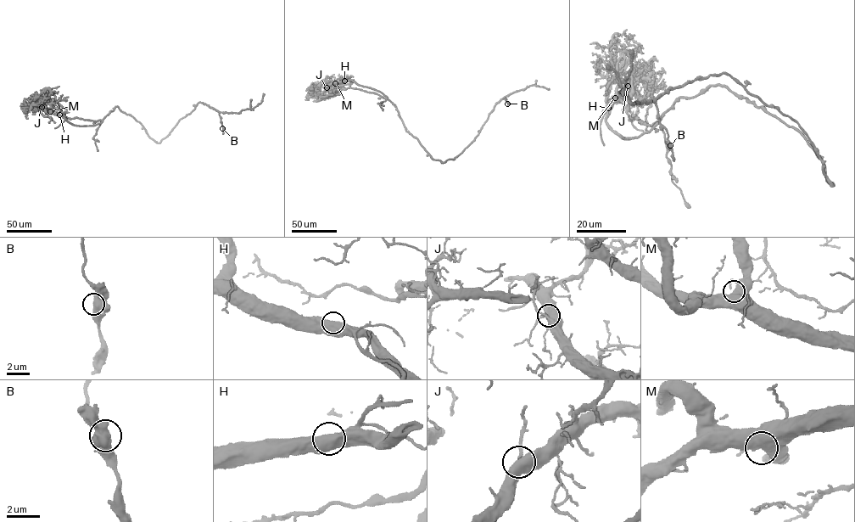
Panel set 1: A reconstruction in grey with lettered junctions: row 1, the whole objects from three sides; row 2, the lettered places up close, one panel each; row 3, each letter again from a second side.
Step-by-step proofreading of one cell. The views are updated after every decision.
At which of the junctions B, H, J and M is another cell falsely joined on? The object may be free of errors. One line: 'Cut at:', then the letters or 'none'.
Cut at: none

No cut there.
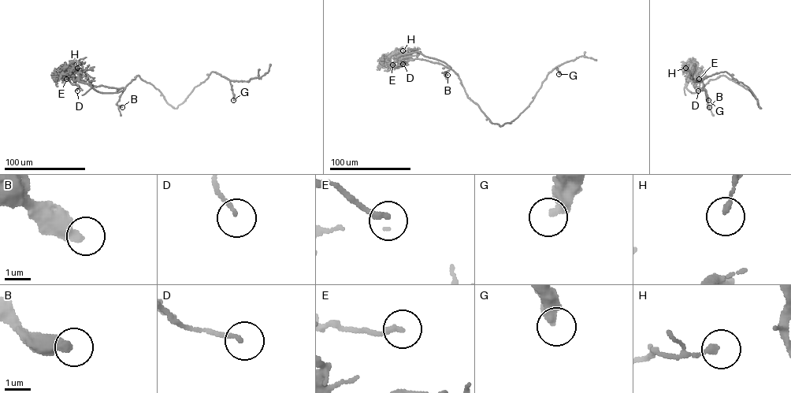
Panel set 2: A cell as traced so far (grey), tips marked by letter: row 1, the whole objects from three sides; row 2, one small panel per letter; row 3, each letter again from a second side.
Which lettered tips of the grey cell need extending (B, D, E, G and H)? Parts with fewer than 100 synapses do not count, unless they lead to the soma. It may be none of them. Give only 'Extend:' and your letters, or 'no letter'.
Extend: no letter

